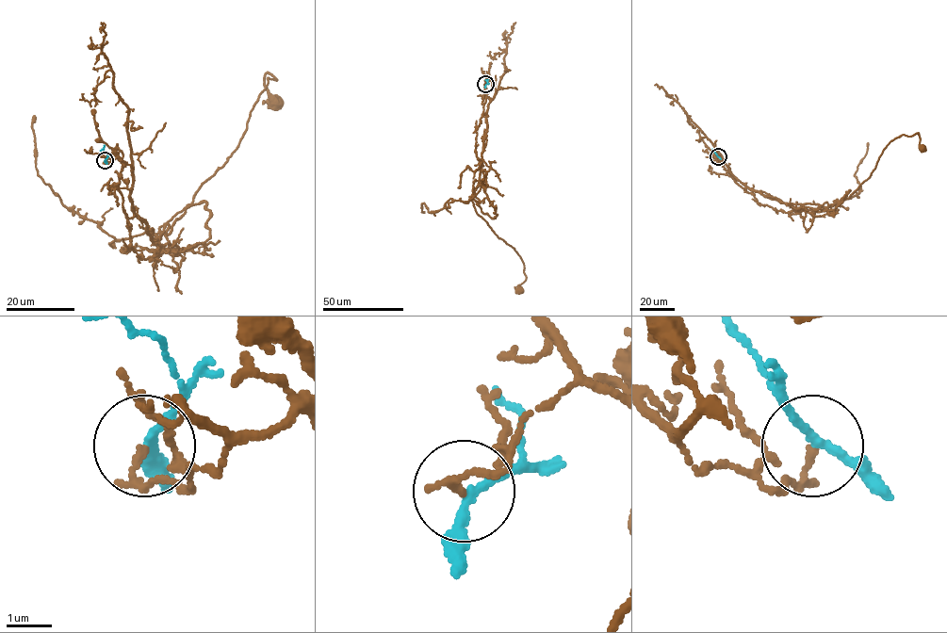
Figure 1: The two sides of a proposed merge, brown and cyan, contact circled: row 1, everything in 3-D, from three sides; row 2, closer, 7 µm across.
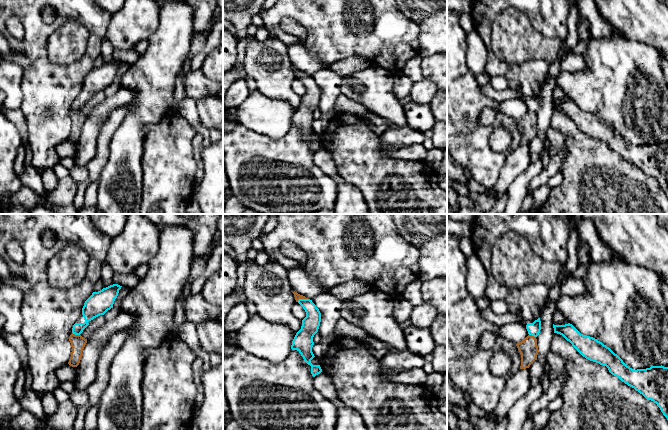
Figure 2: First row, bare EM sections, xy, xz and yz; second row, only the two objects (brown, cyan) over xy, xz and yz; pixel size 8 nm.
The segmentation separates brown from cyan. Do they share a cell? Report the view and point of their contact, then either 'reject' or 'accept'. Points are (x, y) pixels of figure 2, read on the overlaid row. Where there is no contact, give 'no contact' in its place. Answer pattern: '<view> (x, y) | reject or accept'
xz (302, 298) | reject

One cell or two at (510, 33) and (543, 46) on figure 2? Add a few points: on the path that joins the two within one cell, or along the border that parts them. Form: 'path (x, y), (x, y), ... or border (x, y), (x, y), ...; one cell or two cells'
path (518, 41), (535, 46); one cell

